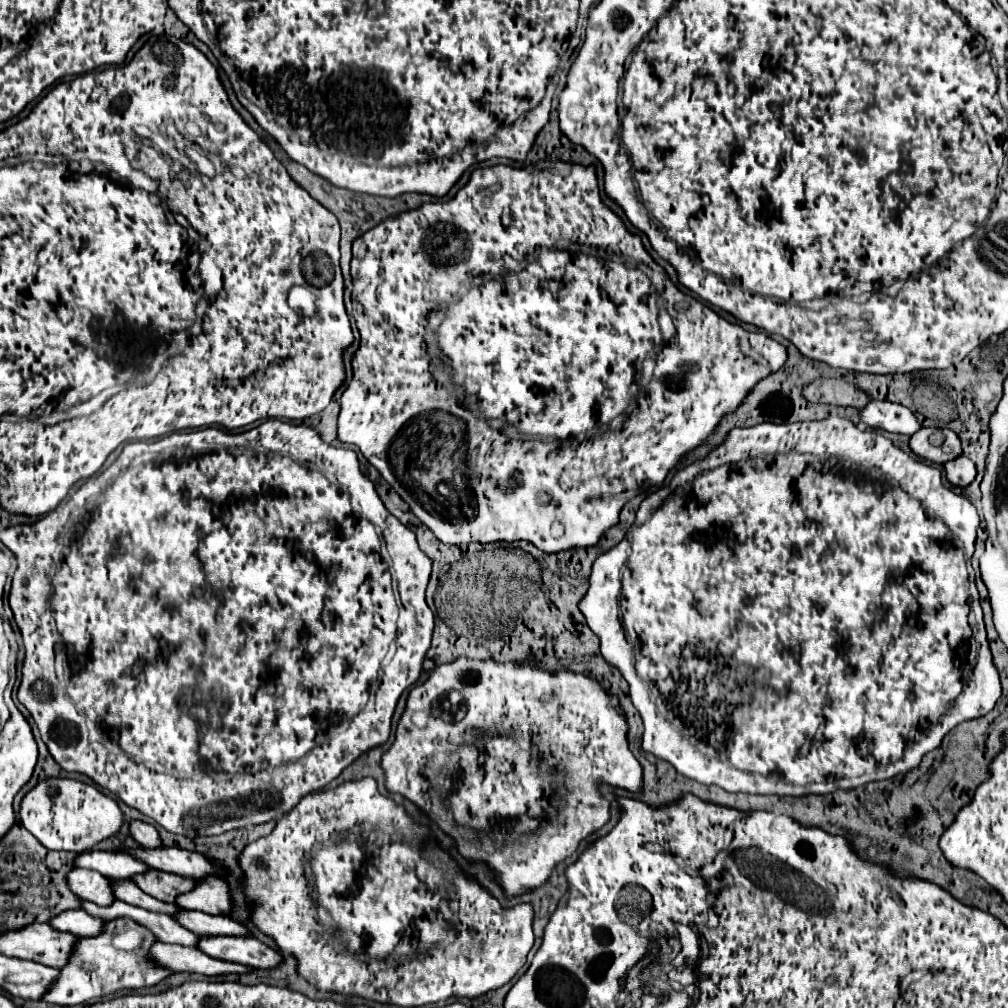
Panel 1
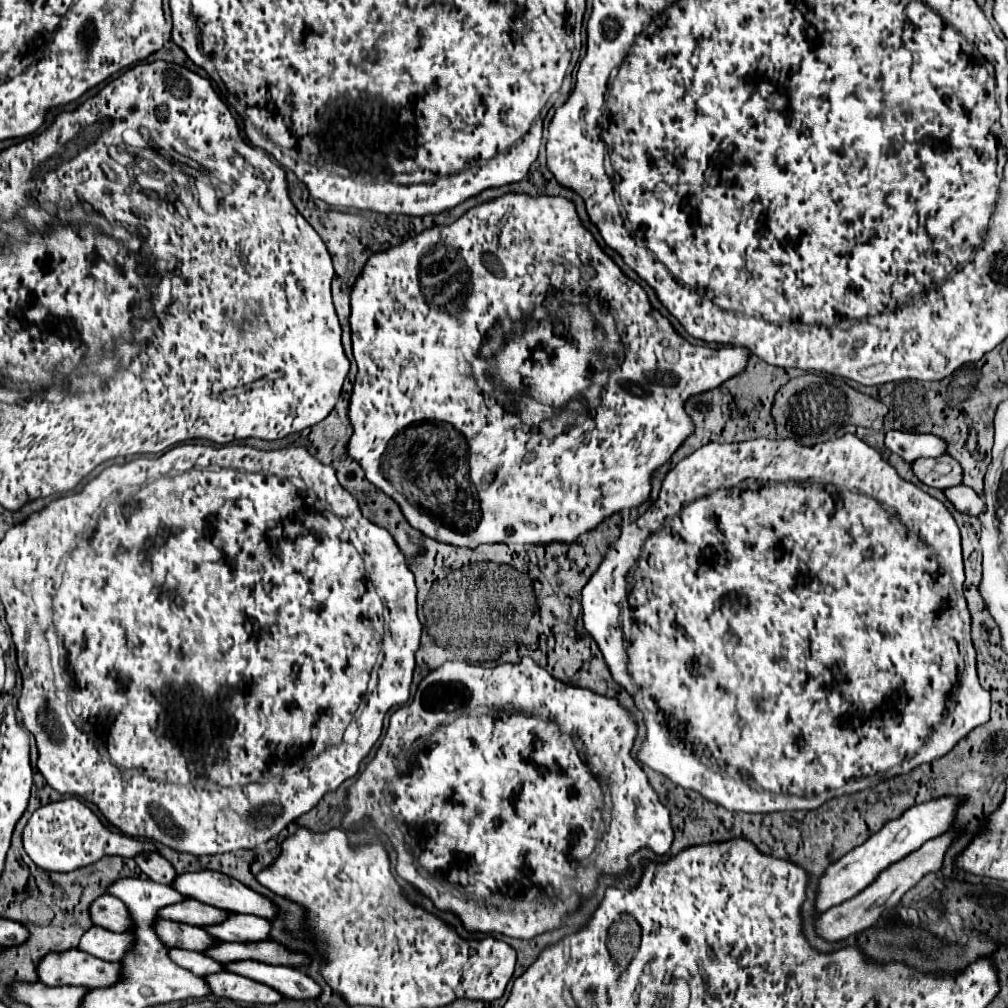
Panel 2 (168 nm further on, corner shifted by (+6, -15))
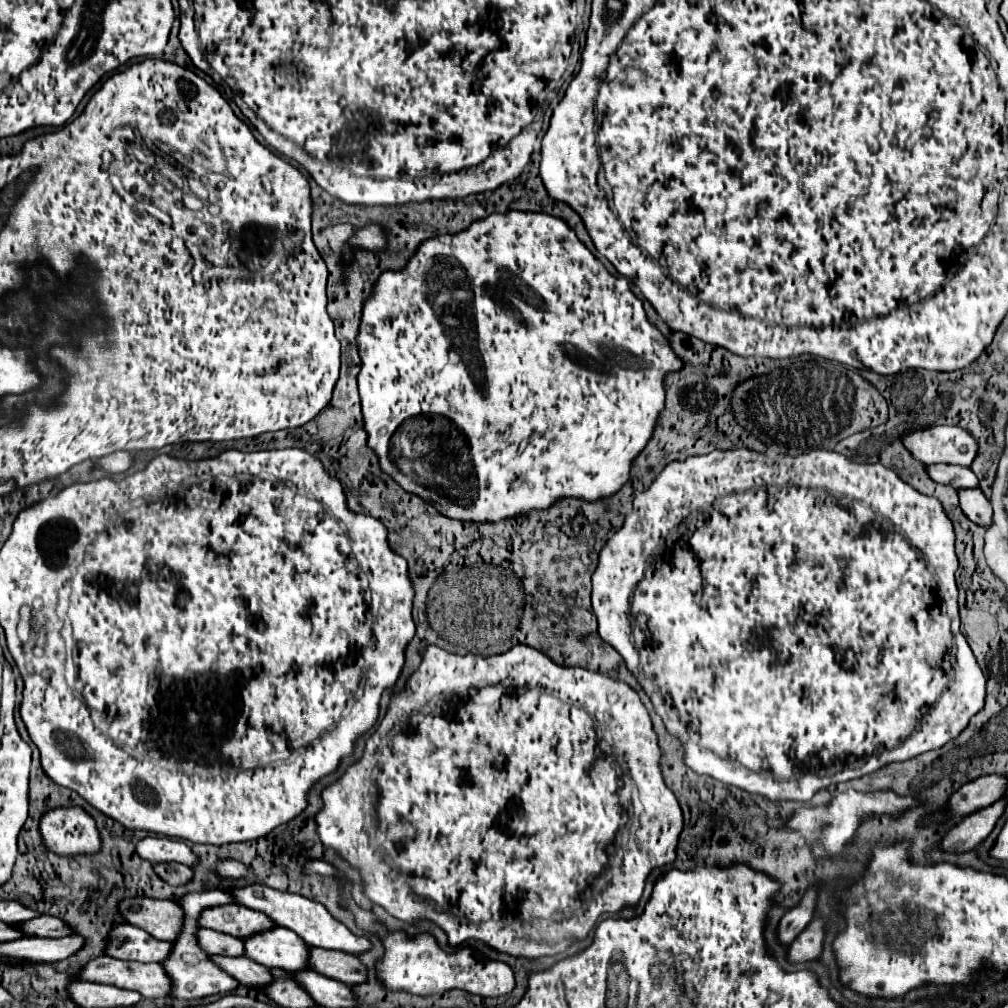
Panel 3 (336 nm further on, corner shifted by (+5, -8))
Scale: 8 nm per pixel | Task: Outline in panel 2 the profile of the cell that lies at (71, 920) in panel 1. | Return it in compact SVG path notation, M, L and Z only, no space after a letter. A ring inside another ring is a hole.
M90 927L82 935L78 949L104 961L120 961L124 953L130 949L132 941L134 941L134 935L130 933L114 933L104 927Z

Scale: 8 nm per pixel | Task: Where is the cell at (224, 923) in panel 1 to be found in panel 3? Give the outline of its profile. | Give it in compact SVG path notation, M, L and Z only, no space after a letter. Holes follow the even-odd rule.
M309 948L309 960L319 974L345 982L349 986L367 982L367 968L357 956L325 948Z

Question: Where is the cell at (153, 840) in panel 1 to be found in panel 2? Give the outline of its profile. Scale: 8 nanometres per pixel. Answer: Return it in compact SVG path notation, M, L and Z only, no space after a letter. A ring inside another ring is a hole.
M156 853L156 855L150 855L150 857L136 855L134 861L136 861L136 865L142 869L142 873L146 873L152 881L170 885L170 883L174 881L174 877L176 877L174 867L172 867L164 857L160 857L158 853Z

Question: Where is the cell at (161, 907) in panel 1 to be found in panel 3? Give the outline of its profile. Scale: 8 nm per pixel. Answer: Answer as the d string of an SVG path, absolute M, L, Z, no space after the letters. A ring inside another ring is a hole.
M209 928L199 930L199 944L211 954L243 956L243 940L241 938L219 934L219 932L209 930Z

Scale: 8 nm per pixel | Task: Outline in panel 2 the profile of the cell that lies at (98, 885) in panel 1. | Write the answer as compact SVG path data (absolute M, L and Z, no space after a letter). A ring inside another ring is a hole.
M100 895L94 899L90 905L90 919L94 925L110 931L128 931L132 927L124 903L112 895Z

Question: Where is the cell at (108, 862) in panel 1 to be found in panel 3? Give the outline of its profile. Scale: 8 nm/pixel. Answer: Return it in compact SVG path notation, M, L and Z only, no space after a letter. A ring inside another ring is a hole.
M203 890L203 892L191 892L187 896L183 896L179 900L179 904L185 910L185 922L183 922L183 932L179 936L177 942L173 942L173 952L171 956L163 962L163 968L167 970L171 982L173 982L173 998L207 998L213 994L225 994L231 992L239 986L239 982L229 976L227 972L223 972L223 968L219 968L211 956L199 946L197 942L197 932L199 932L199 916L203 910L207 908L215 908L215 906L225 906L225 904L237 904L237 900L233 898L231 892L223 892L223 890Z

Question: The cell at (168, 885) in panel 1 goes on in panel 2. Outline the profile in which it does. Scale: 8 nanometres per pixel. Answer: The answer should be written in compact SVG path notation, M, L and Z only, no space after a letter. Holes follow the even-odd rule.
M184 899L182 903L174 903L174 907L164 907L162 919L172 919L178 923L204 927L204 925L216 925L216 923L224 921L226 911L200 903L196 899Z

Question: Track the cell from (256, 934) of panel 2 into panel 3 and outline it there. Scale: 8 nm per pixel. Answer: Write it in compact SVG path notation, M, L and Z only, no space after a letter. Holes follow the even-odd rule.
M275 926L273 930L249 936L243 942L245 956L267 968L281 968L291 976L311 970L309 946L289 928Z

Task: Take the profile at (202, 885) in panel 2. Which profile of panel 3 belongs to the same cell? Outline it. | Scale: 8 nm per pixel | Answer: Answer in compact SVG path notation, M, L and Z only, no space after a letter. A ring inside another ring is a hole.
M253 884L253 886L245 886L245 888L237 888L237 890L233 890L233 896L239 900L239 904L243 904L243 906L247 906L251 910L259 910L259 912L267 914L277 926L293 930L309 946L327 948L327 950L341 950L341 952L347 952L347 954L353 954L353 956L371 950L371 942L367 938L355 936L345 924L335 920L327 912L327 908L323 904L313 902L313 900L309 900L305 896L273 890L273 888L265 886L265 884Z

